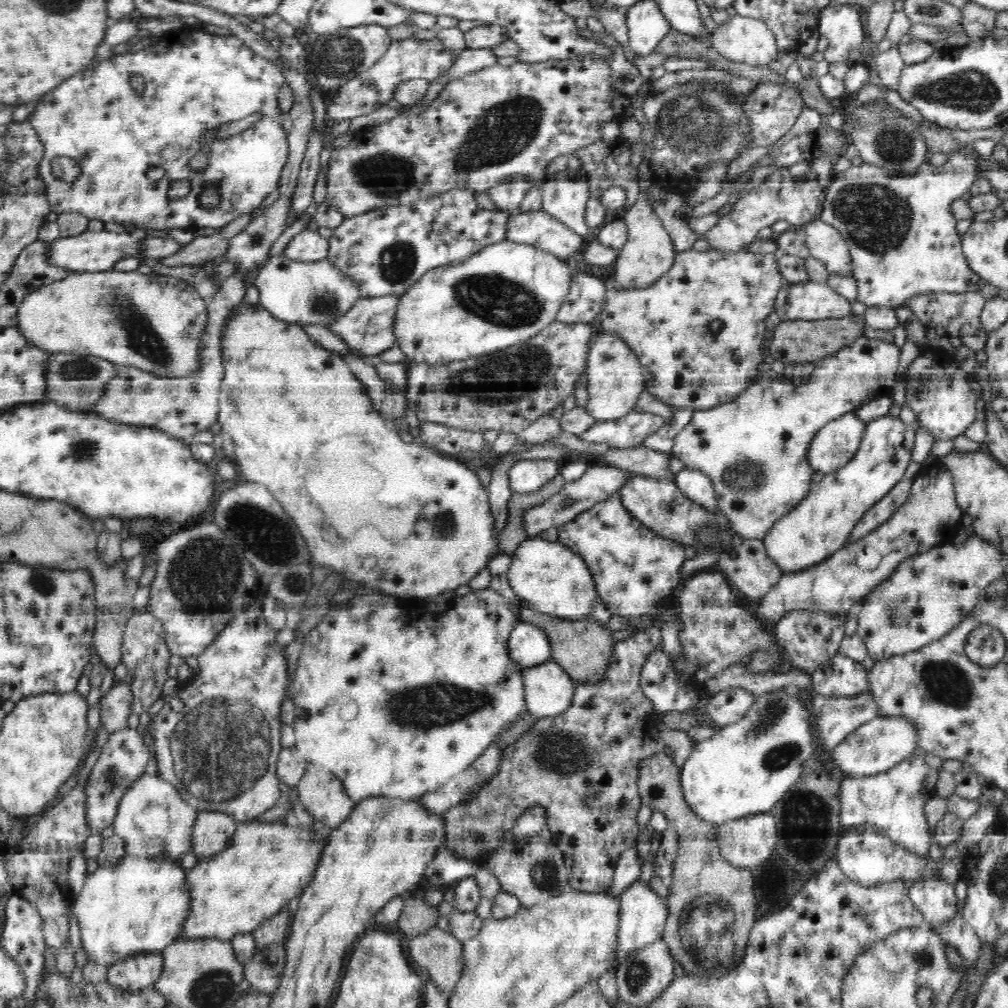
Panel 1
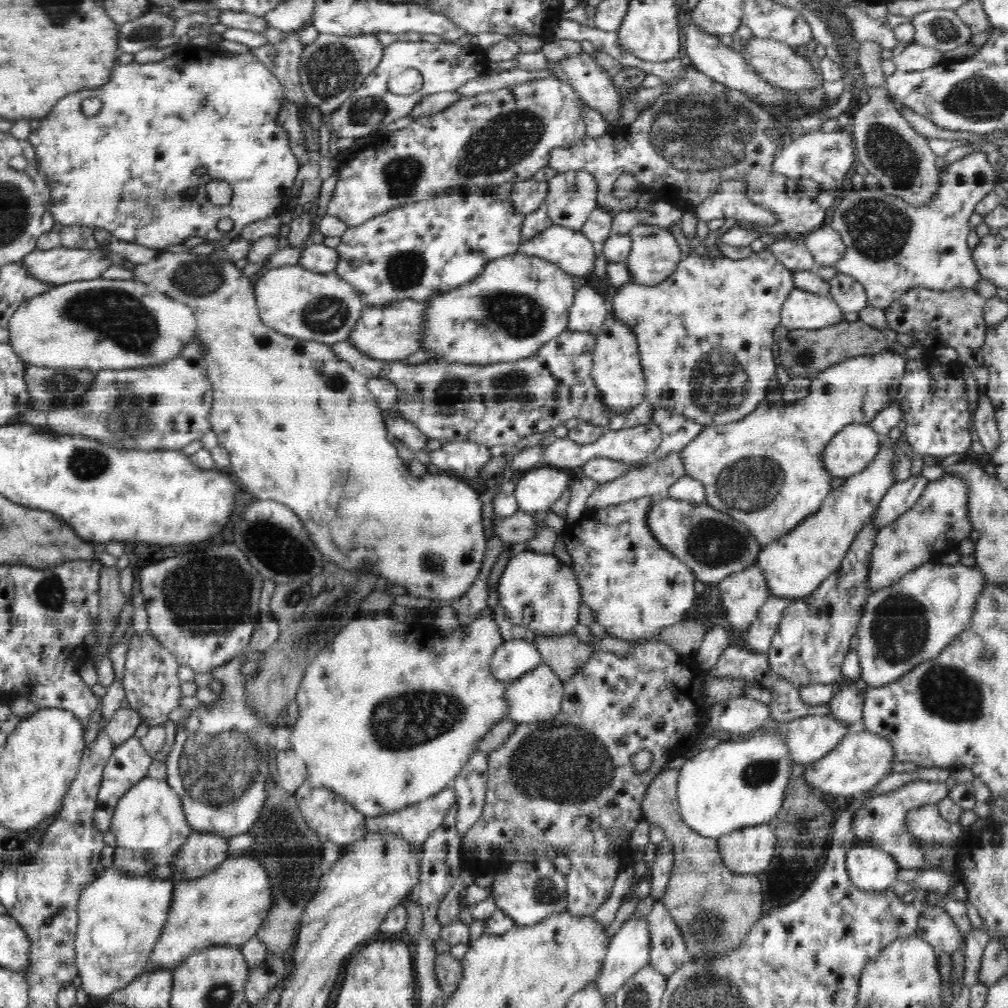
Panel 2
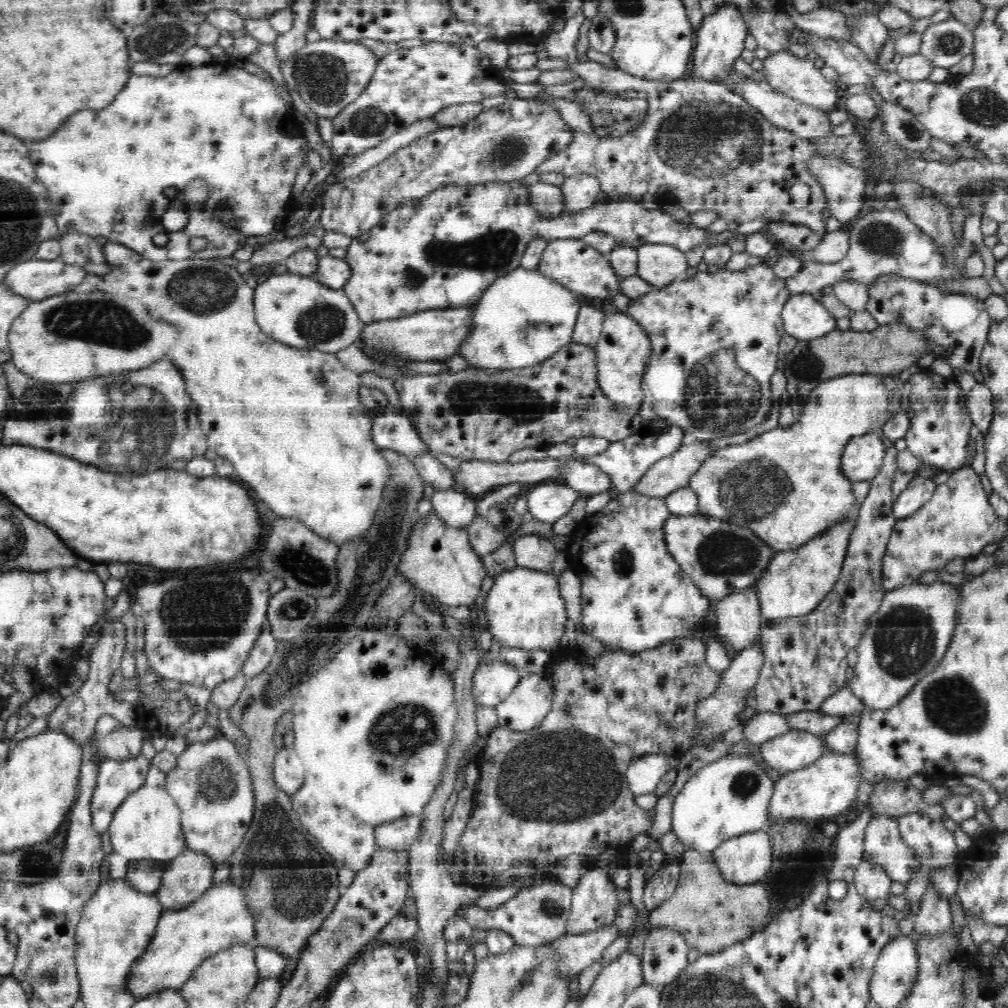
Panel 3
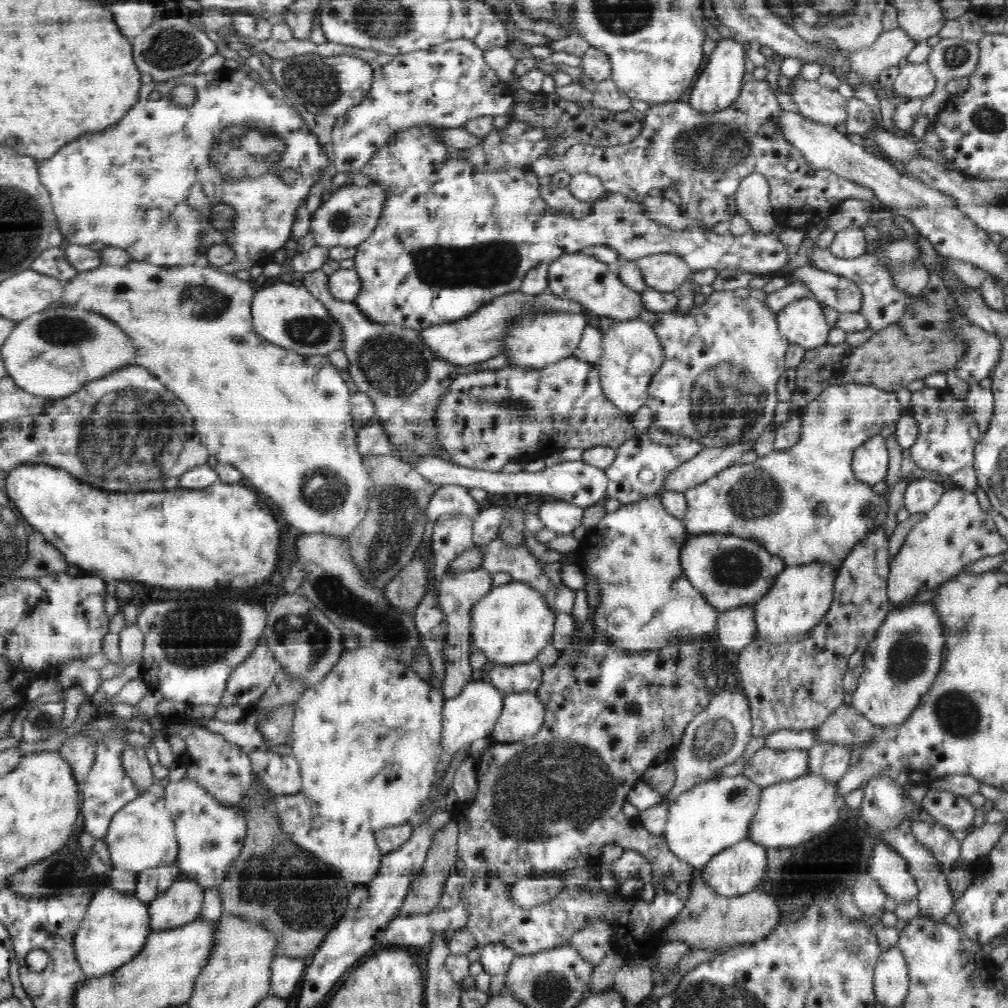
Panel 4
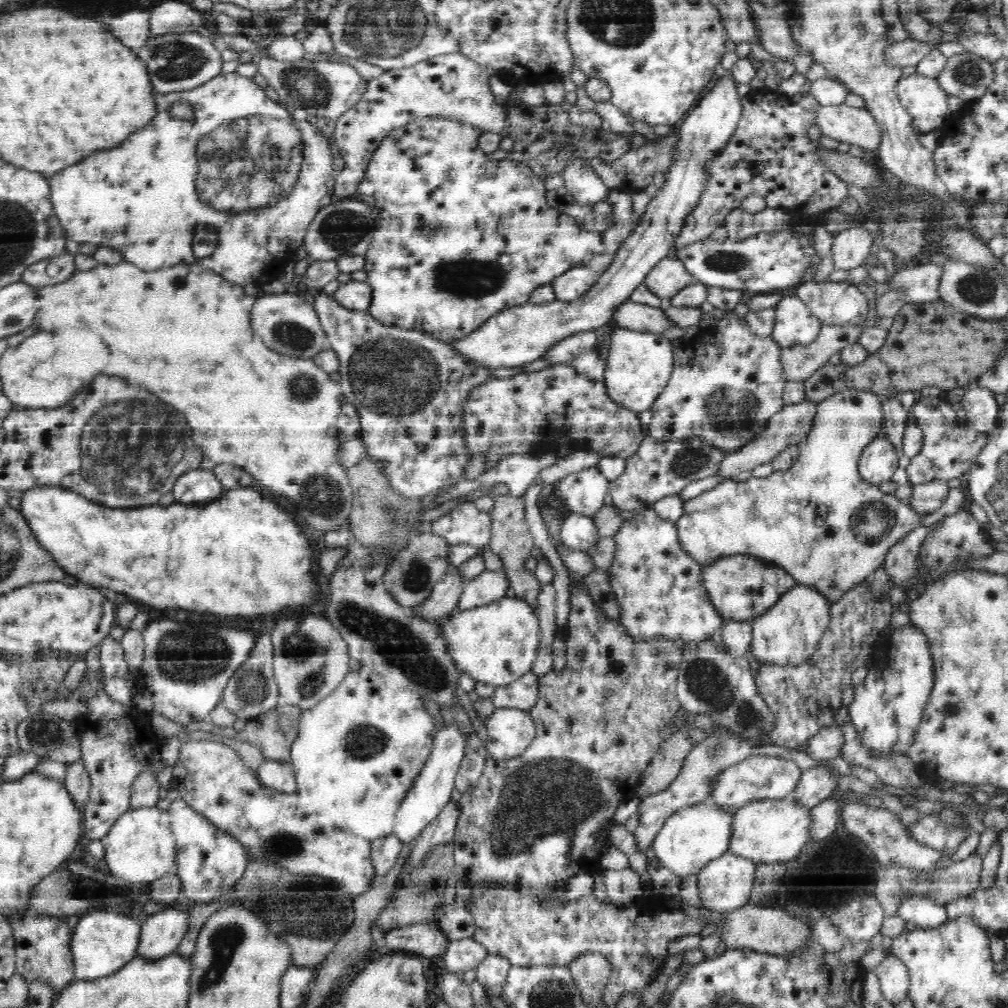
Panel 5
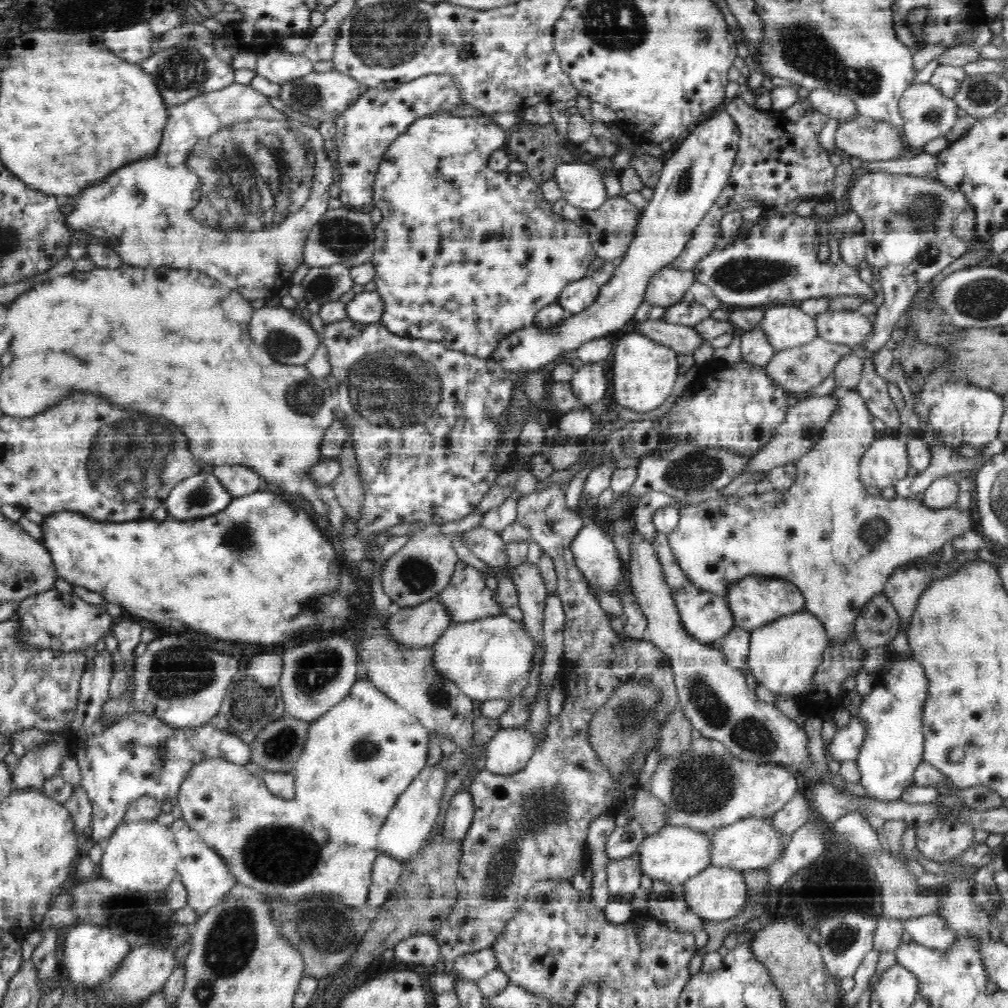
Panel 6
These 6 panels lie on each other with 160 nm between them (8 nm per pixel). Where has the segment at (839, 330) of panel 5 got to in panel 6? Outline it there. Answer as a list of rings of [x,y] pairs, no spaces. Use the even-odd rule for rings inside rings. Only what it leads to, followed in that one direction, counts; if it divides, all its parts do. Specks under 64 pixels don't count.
[[[872,331],[867,334],[865,341],[861,345],[852,349],[852,347],[848,347],[848,345],[826,341],[822,336],[816,335],[814,340],[806,344],[796,348],[776,351],[776,354],[774,354],[765,366],[766,375],[768,375],[770,379],[774,379],[776,383],[782,385],[784,390],[788,390],[788,392],[806,393],[811,388],[822,384],[827,376],[832,376],[835,364],[843,356],[852,354],[852,352],[855,354],[858,351],[864,352],[864,348],[866,348],[866,344],[868,344],[870,338],[872,338]]]

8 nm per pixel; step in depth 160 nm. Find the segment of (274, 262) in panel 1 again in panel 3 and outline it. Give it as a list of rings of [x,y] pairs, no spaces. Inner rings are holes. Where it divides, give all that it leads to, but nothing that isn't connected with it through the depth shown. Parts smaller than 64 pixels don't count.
[[[287,271],[269,275],[262,284],[257,284],[254,292],[256,322],[278,342],[335,354],[359,341],[365,324],[344,289],[330,288],[312,277]]]

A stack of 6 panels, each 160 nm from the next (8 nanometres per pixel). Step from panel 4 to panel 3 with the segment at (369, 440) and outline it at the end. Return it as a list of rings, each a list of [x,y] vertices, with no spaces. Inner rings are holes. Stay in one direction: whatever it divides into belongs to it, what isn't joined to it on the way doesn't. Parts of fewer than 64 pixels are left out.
[[[401,412],[380,413],[372,418],[372,439],[377,449],[390,448],[404,453],[410,461],[416,456],[422,456],[422,453],[430,453],[428,446],[413,428],[411,420]],[[578,460],[569,461],[564,466],[558,481],[585,498],[612,488],[611,479],[598,466]]]

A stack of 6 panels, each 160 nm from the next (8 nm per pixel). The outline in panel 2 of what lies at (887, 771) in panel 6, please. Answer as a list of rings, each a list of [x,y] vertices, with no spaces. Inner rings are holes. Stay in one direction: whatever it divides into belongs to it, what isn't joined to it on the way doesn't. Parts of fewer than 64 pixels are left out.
[[[926,561],[918,568],[907,572],[887,591],[872,593],[864,603],[862,616],[857,628],[857,656],[861,676],[867,687],[881,687],[895,683],[905,672],[925,660],[936,658],[970,624],[976,602],[987,586],[986,577],[978,565],[931,563]]]

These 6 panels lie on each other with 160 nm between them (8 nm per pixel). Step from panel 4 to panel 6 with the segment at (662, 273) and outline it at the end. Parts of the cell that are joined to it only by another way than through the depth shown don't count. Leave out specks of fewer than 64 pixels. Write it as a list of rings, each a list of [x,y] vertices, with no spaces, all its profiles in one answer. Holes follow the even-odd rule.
[[[664,267],[650,278],[644,301],[664,308],[680,301],[688,288],[694,284],[693,271],[680,270],[674,267]]]

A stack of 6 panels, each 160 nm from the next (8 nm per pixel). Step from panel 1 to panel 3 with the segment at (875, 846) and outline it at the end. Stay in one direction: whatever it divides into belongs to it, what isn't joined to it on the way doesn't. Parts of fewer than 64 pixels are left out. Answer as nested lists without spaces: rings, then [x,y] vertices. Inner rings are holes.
[[[868,859],[860,861],[855,868],[853,881],[856,892],[860,893],[863,899],[878,905],[880,903],[877,903],[876,899],[884,898],[890,893],[890,884],[892,884],[892,879],[882,869],[882,865],[872,863]]]

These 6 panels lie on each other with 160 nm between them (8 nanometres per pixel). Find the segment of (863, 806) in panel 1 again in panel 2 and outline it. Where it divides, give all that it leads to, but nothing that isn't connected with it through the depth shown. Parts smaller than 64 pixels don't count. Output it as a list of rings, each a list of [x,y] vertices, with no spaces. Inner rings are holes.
[[[911,780],[889,793],[878,793],[867,797],[854,813],[850,828],[859,842],[888,851],[888,854],[894,857],[900,870],[909,868],[922,870],[926,848],[918,845],[918,842],[914,840],[914,835],[908,831],[906,816],[912,809],[922,805],[936,805],[937,802],[948,796],[949,790],[945,782]]]

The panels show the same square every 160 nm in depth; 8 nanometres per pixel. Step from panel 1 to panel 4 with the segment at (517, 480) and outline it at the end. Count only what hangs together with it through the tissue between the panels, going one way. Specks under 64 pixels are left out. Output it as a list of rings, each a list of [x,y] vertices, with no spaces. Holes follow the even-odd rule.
[[[556,499],[554,502],[541,502],[538,517],[544,527],[557,534],[573,534],[574,530],[583,525],[584,510],[575,504]]]

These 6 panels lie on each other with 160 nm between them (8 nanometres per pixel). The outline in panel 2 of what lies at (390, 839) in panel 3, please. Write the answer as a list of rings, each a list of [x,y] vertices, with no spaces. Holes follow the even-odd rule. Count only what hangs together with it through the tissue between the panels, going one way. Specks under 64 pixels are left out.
[[[450,785],[437,795],[421,800],[418,804],[387,815],[365,817],[365,826],[374,833],[400,835],[420,852],[427,836],[442,829],[445,814],[456,800],[457,792]]]

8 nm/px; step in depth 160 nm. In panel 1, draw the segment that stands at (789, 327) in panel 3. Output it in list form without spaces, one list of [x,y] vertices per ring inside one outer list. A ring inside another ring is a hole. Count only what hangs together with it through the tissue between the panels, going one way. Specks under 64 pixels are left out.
[[[808,281],[783,284],[774,308],[782,321],[839,319],[852,315],[851,300],[834,292],[827,283]]]

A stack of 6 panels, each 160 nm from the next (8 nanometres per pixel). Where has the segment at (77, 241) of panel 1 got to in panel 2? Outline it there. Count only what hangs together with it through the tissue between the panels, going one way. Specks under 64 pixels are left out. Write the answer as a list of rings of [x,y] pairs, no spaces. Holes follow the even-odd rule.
[[[101,245],[102,250],[89,250],[88,248],[52,248],[52,250],[36,250],[30,252],[23,260],[22,265],[26,271],[38,281],[50,283],[50,286],[66,284],[81,280],[92,280],[111,266],[109,248]]]

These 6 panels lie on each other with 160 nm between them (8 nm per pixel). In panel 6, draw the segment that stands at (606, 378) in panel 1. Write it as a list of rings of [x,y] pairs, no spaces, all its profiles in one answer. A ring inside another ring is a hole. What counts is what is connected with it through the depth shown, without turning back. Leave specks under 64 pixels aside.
[[[640,332],[626,333],[616,340],[611,352],[612,388],[617,405],[636,412],[648,412],[666,402],[678,376],[677,352],[658,344]]]

